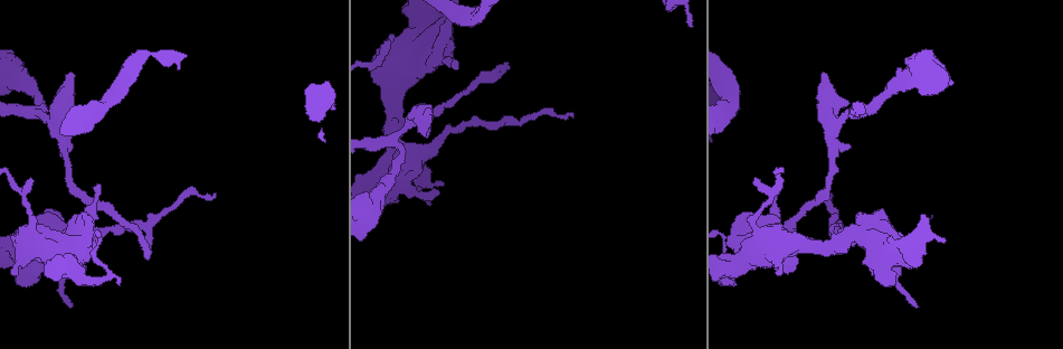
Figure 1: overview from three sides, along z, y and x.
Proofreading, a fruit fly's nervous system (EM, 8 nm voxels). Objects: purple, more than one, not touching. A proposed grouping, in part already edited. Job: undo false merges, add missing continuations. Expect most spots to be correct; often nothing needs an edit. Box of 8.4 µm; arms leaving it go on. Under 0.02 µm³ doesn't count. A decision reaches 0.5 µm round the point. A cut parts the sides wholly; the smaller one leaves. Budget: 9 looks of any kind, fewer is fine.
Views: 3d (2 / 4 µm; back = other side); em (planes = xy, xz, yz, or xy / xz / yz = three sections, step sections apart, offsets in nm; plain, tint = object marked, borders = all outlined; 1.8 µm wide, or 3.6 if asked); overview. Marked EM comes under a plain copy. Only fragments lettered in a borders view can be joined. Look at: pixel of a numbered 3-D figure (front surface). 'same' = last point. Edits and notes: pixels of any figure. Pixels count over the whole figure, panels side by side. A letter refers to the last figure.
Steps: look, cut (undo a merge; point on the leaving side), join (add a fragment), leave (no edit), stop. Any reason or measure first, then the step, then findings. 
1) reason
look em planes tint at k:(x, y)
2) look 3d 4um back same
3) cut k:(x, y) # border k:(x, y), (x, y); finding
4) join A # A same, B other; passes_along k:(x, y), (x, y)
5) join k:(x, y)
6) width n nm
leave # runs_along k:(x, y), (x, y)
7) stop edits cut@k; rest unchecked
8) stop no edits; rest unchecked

branch stops here
look 3d 2um at 1:(71, 75)

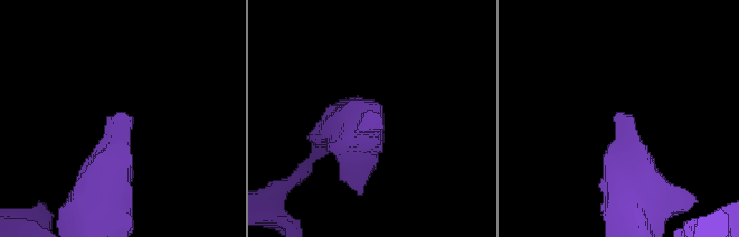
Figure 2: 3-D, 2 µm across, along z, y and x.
shape alone is not enough
look em planes borders at 2:(382, 117)

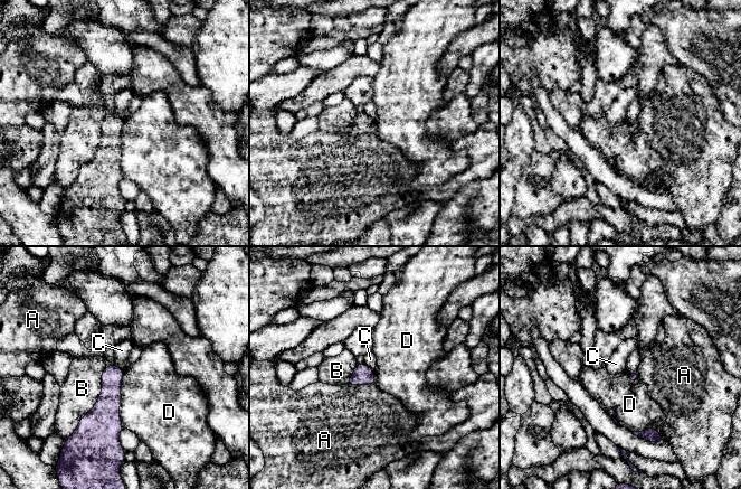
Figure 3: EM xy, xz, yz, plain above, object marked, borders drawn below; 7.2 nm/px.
leave # A other, B other, C other, D other; border 3:(124, 370), (120, 406), (123, 426); none of them fits

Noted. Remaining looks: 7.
look 3d 2um at 1:(28, 180)

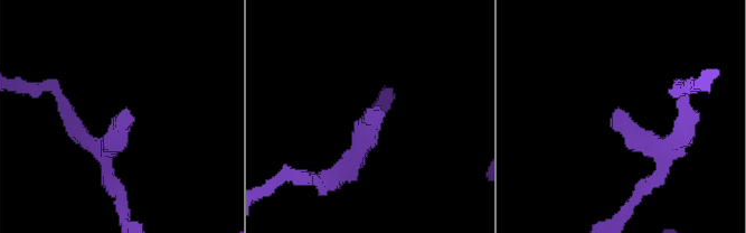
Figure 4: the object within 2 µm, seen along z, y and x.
need the tissue
look em 3.6um xy step 4 borders at 4:(125, 106)

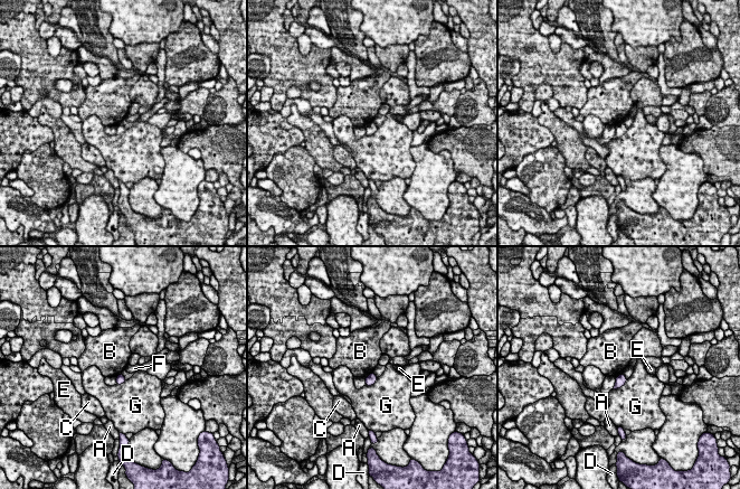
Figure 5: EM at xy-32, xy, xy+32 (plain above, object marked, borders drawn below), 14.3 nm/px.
leave # A other, B other, C other, D other, E other, F other, G other; border 5:(372, 370), (366, 377); no lettered fragment goes on from it

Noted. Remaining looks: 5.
thin end
look em planes borders at 1:(849, 147)

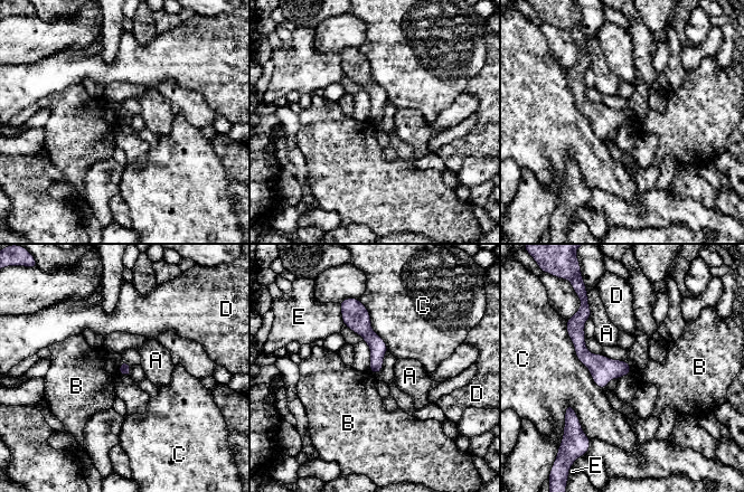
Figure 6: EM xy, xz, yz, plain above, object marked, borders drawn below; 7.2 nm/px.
longest_contact C 550 nm
leave # A other, B other, C other, D other, E other; runs_along 6:(583, 318), (578, 344), (603, 385); no lettered fragment goes on from it

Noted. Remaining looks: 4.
tapers out
look 3d 4um back at 1:(503, 66)

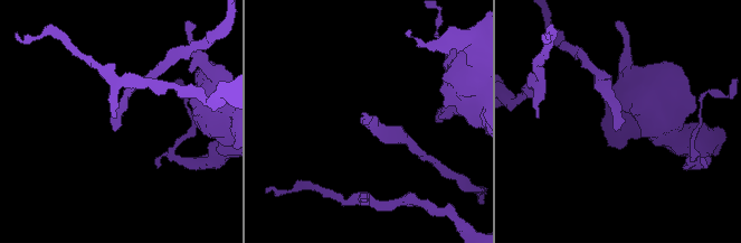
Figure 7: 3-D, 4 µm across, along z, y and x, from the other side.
look em planes borders at 7:(363, 121)

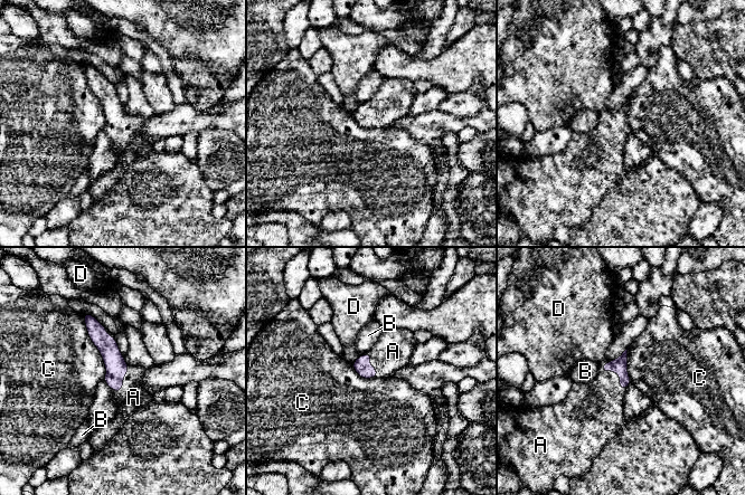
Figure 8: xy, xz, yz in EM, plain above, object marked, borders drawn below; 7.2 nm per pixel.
join A # A same, B other, C other, D other; passes_along 8:(619, 365), (616, 373), (600, 403); the neuron continues

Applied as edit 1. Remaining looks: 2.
stop edits join@8; rest unchecked

